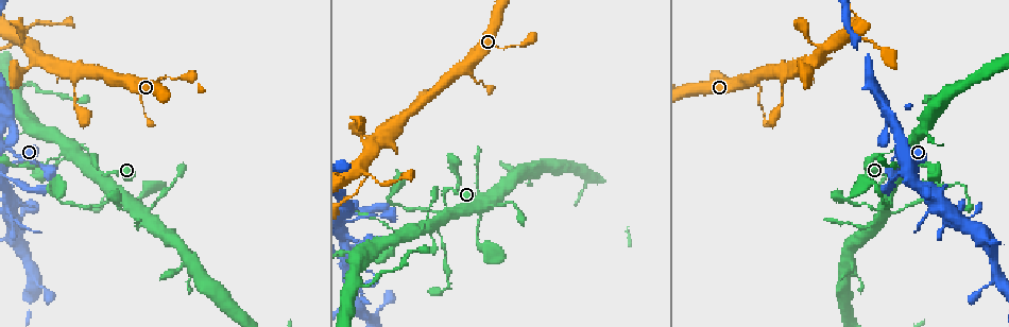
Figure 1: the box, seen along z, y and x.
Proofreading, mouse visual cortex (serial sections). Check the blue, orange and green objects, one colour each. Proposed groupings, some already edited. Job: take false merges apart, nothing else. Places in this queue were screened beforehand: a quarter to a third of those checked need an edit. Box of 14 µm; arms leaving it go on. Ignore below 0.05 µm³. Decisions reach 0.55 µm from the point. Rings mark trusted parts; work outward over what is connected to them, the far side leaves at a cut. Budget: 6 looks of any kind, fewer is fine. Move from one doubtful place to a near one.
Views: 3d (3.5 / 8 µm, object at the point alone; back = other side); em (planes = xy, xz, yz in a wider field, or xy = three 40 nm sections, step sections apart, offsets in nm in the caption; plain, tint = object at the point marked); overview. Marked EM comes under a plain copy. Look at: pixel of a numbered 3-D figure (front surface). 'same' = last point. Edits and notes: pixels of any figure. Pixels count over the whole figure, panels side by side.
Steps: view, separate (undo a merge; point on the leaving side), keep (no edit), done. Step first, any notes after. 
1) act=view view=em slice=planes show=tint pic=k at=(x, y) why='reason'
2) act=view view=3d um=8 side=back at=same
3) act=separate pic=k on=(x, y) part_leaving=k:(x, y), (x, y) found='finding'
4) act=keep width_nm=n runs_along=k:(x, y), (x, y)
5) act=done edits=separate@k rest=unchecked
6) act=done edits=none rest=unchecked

act=view view=em slice=xy step=1 show=tint pic=1 at=(471, 71)

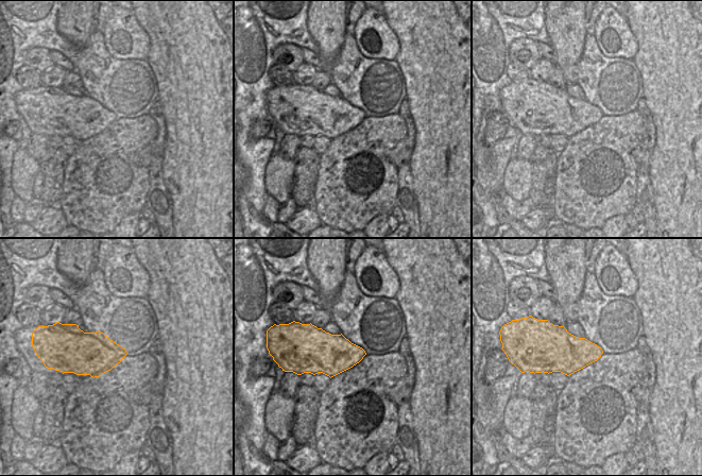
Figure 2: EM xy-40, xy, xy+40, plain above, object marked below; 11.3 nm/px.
act=view view=3d um=3.5 at=same

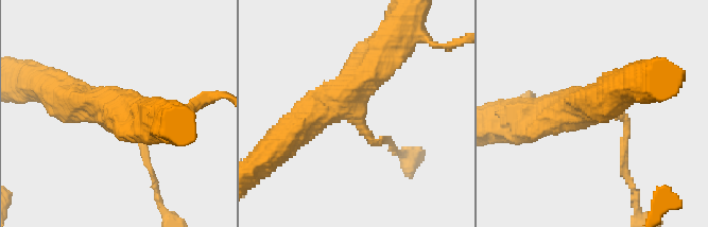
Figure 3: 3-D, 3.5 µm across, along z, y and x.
act=keep arms=3 runs_along=3:(387, 48), (342, 100), (287, 137) found='all the same cell'

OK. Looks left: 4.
act=view view=3d um=3.5 pic=1 at=(444, 213) why='branch point'

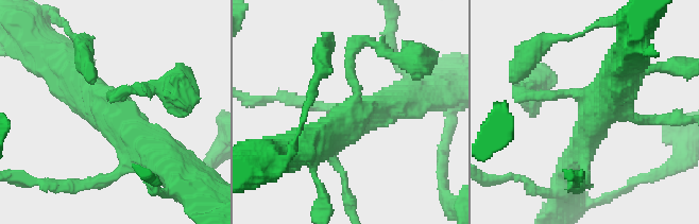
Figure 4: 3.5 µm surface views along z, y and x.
act=view view=em slice=xy step=3 show=tint pic=4 at=(355, 115) arms=4 arm_widths_nm=200,250,400,600

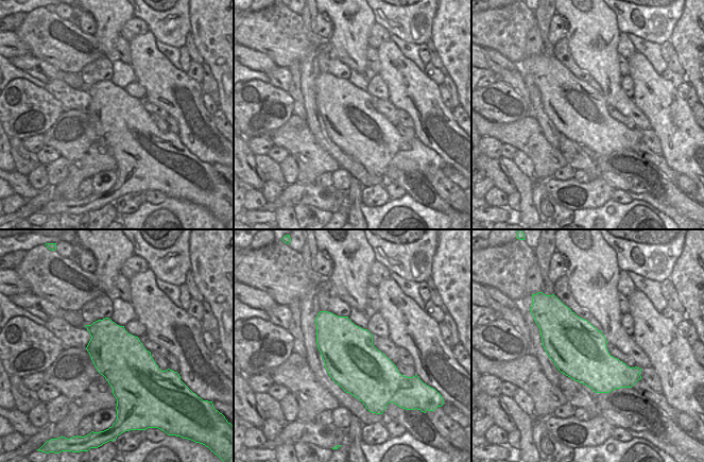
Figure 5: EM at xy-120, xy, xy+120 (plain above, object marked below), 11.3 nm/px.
act=view view=em slice=xy step=2 show=tint at=same why='cut it another way'

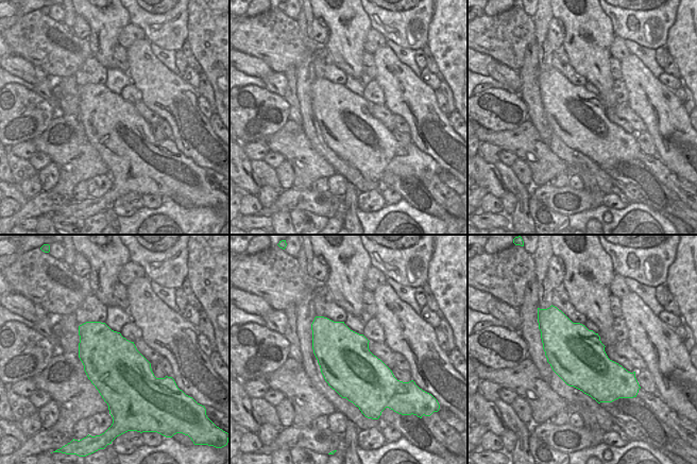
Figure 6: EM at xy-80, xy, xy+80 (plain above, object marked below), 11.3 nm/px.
act=keep runs_along=4:(114, 95), (120, 121), (163, 157) found='all the same cell'

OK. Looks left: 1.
act=done edits=none rest=unchecked

